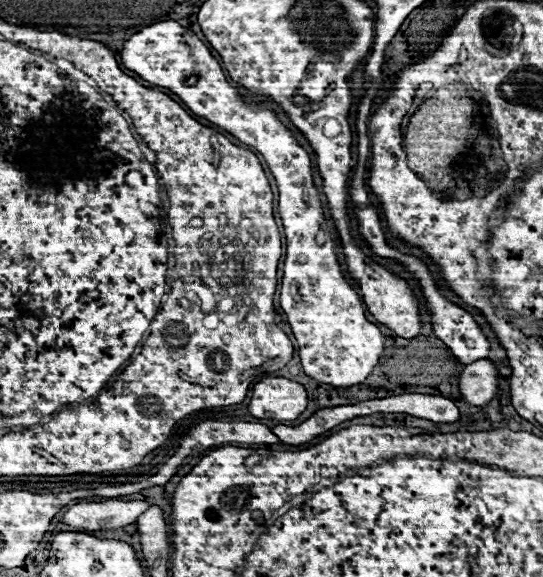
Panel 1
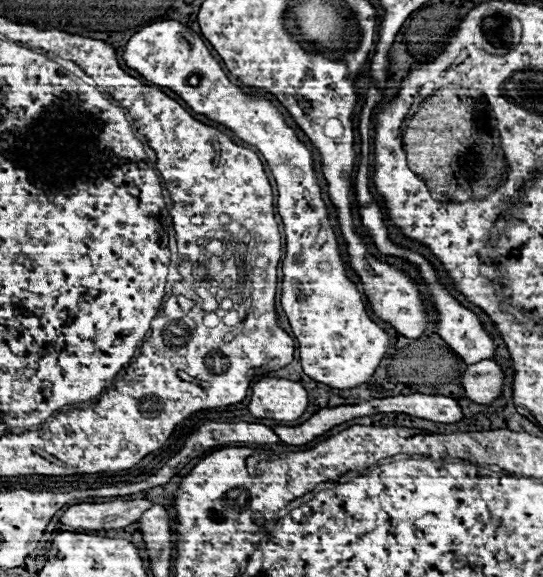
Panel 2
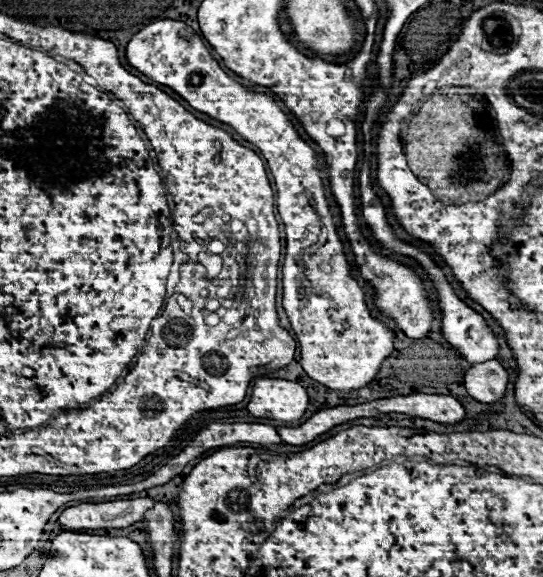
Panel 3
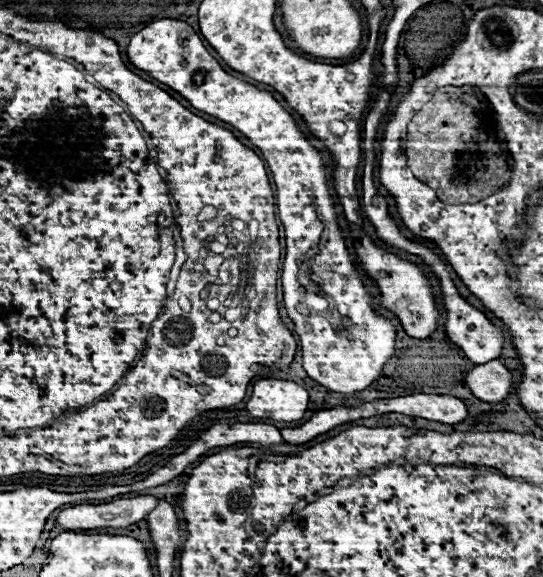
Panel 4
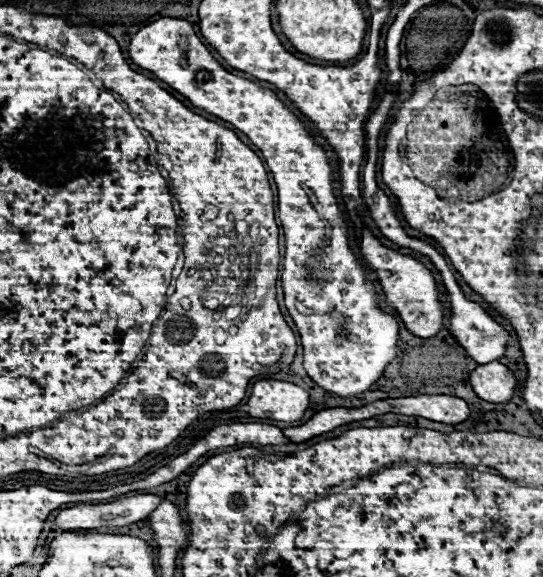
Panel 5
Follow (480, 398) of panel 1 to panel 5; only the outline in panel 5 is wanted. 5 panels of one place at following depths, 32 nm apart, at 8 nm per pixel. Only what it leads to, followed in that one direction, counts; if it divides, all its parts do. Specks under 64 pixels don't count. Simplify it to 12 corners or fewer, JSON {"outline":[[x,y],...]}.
{"outline":[[498,360],[478,366],[470,384],[482,400],[508,404],[518,388]]}

